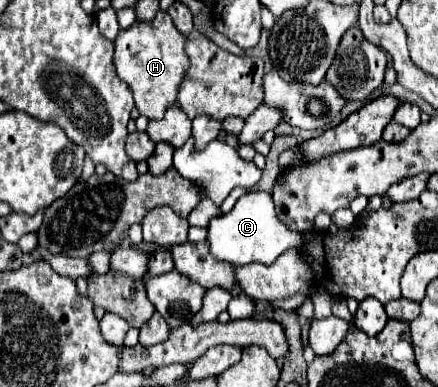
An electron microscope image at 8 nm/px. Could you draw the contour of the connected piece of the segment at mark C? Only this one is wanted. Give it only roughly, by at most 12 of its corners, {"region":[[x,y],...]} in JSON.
{"region":[[247,192],[207,230],[211,254],[271,264],[303,234],[267,192]]}

